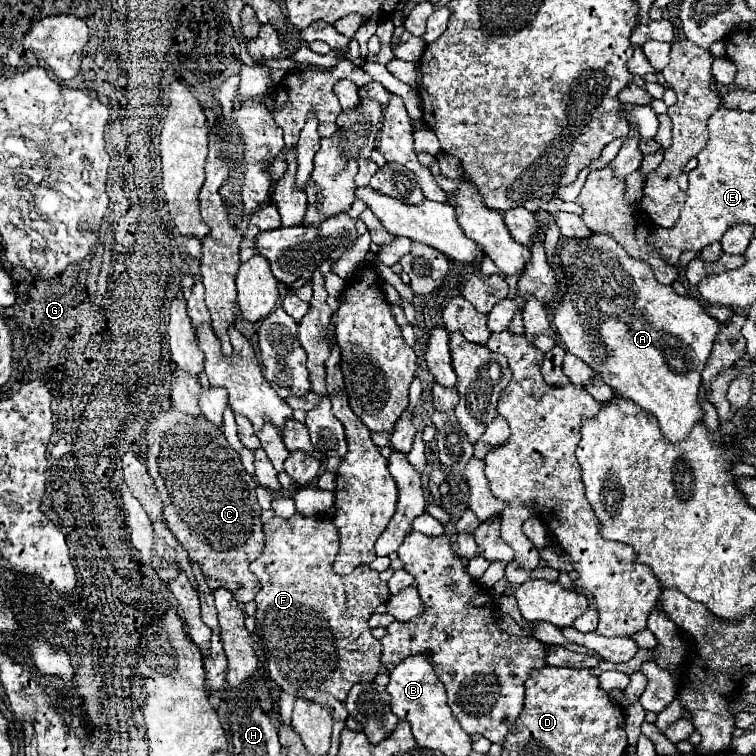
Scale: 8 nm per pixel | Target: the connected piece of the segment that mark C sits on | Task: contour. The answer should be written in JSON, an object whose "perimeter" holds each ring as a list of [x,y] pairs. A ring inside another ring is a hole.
{"perimeter":[[[165,409],[157,411],[153,419],[149,419],[149,427],[145,427],[145,447],[149,447],[149,463],[147,471],[153,475],[151,465],[157,465],[155,475],[165,475],[167,503],[179,511],[177,521],[167,521],[173,535],[187,549],[189,559],[197,563],[207,577],[207,585],[211,589],[223,587],[235,595],[239,603],[251,601],[259,591],[257,577],[249,571],[251,561],[255,561],[265,545],[263,527],[261,527],[261,507],[255,497],[255,479],[243,469],[239,461],[239,453],[233,451],[219,427],[213,427],[205,415],[185,415],[185,411]]]}

